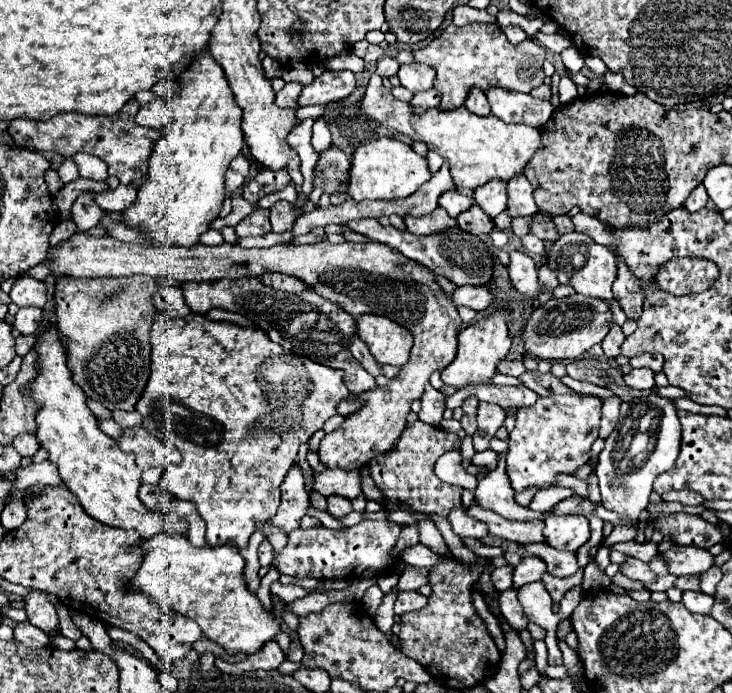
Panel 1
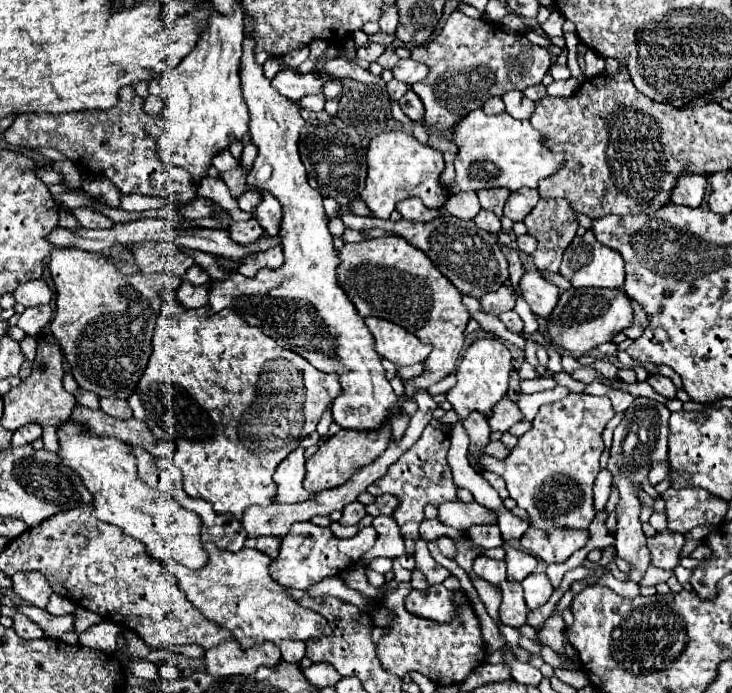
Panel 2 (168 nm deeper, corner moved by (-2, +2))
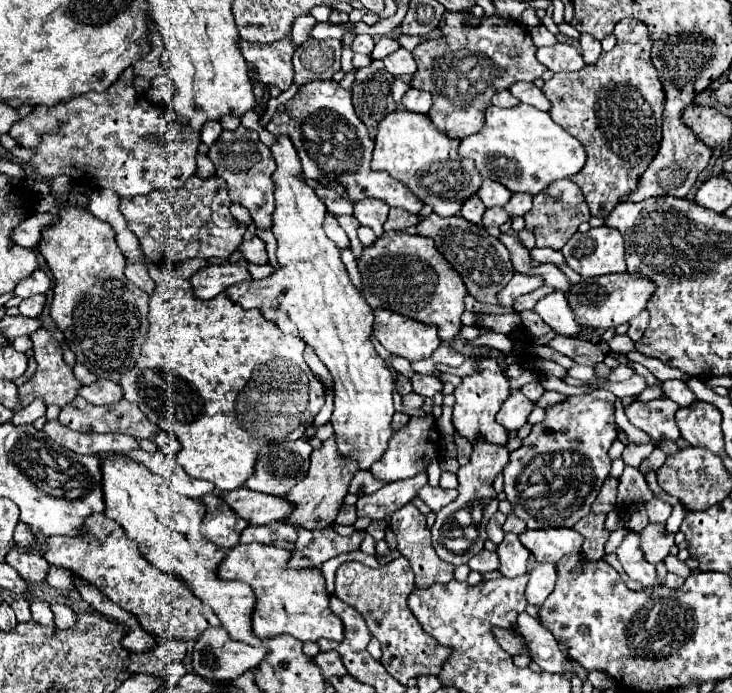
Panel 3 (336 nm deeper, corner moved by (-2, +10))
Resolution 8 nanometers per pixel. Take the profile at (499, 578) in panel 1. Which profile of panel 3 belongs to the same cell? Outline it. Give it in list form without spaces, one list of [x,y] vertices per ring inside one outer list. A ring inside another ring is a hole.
[[[482,550],[482,552],[478,552],[474,558],[470,558],[468,566],[470,566],[470,570],[476,570],[476,572],[480,572],[480,574],[486,574],[486,572],[498,570],[498,566],[500,566],[500,558],[498,558],[496,552]]]

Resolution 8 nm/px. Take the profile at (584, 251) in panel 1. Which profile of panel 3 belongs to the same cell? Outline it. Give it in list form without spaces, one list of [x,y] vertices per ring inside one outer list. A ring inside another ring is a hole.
[[[600,226],[588,232],[576,232],[560,250],[566,264],[582,278],[626,272],[624,238],[618,230]]]

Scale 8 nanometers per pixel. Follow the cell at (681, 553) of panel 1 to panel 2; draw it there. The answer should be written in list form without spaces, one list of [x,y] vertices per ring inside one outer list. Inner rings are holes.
[[[662,530],[656,532],[652,538],[648,538],[648,548],[650,548],[650,564],[662,570],[674,570],[680,562],[678,552],[684,544],[682,534],[674,534],[672,530]]]

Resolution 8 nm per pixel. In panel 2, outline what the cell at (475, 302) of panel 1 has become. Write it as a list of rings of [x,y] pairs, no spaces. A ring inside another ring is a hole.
[[[498,288],[496,292],[488,292],[482,296],[480,300],[484,312],[490,312],[490,314],[502,314],[506,310],[512,310],[514,304],[516,304],[516,294],[512,288]]]

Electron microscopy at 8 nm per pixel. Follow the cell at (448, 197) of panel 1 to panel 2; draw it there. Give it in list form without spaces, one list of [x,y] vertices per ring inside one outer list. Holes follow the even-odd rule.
[[[458,190],[456,194],[452,194],[444,206],[452,216],[462,218],[462,220],[472,220],[476,218],[476,214],[482,210],[476,192],[464,192]]]

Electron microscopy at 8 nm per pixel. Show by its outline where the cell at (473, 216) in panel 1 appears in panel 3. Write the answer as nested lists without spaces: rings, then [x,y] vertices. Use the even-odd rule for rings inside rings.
[[[488,208],[482,216],[482,226],[492,228],[492,226],[502,226],[510,216],[506,214],[504,208]]]

